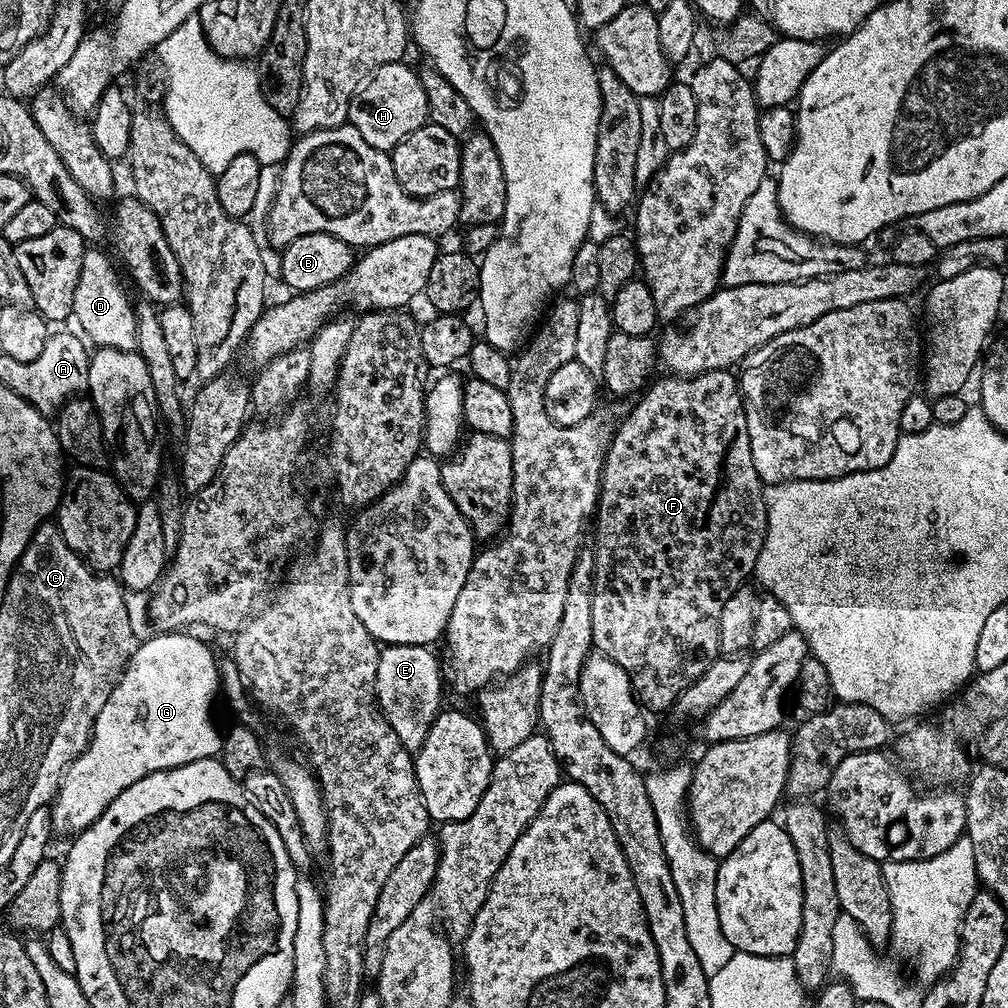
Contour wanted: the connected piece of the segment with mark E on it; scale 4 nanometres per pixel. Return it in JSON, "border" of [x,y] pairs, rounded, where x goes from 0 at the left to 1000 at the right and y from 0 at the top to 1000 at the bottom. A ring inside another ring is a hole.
{"border":[[[386,639],[378,642],[375,653],[371,685],[377,707],[387,716],[387,724],[395,728],[395,736],[410,748],[419,740],[431,712],[438,705],[438,659],[434,648],[432,651],[428,646],[425,641]]]}

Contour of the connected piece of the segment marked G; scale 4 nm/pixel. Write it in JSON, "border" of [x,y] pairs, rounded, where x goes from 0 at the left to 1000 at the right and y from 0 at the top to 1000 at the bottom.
{"border":[[[187,629],[148,630],[145,637],[143,637],[147,639],[140,638],[137,646],[133,648],[131,654],[123,662],[123,667],[113,681],[109,692],[105,692],[105,700],[101,700],[101,704],[97,704],[97,713],[91,721],[91,730],[87,734],[87,739],[83,742],[80,750],[64,764],[63,772],[60,773],[59,783],[50,799],[52,803],[52,823],[57,830],[63,829],[66,825],[72,824],[71,826],[74,826],[76,823],[88,821],[91,818],[91,814],[97,813],[99,807],[105,804],[105,800],[109,796],[113,796],[113,792],[117,788],[121,788],[121,784],[125,780],[129,780],[132,774],[139,774],[142,770],[148,770],[161,764],[169,764],[173,760],[185,760],[188,756],[195,754],[195,752],[214,752],[219,749],[219,727],[210,726],[210,679],[212,683],[212,655],[210,659],[210,647],[196,632],[183,630]]]}

